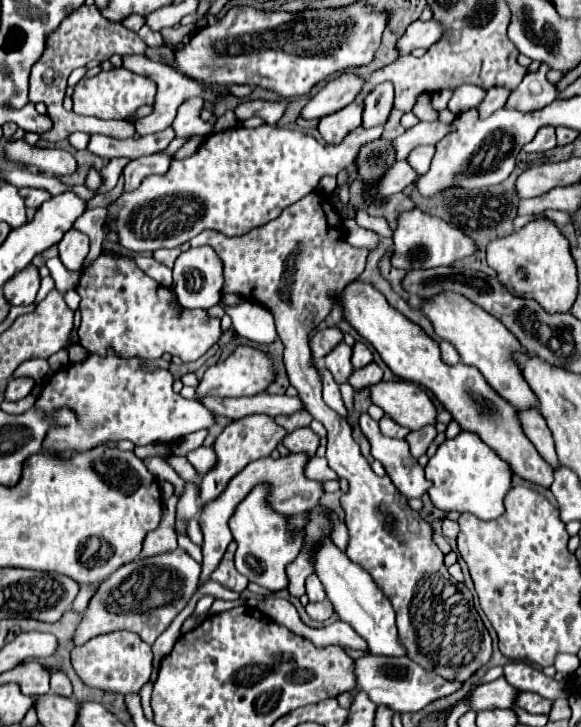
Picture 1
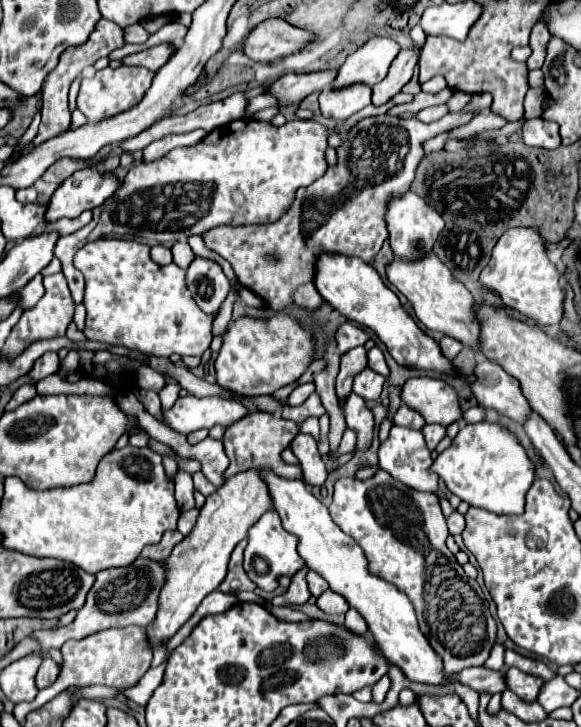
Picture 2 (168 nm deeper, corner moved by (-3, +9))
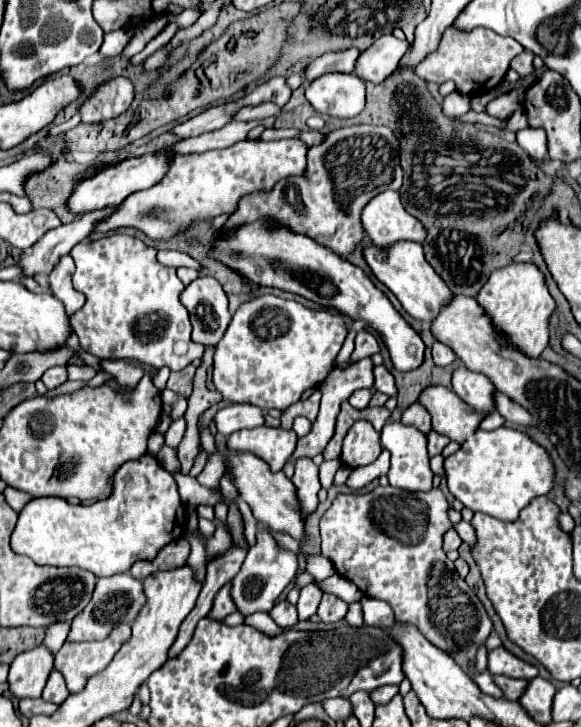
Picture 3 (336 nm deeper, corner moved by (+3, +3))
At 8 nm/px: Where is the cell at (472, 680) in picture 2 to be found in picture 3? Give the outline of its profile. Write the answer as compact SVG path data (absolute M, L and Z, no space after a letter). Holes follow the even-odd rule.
M495 675L493 679L495 679L495 685L501 687L503 697L509 701L517 701L517 695L521 695L521 691L525 689L525 683L527 683L527 681L511 679L511 677L503 677L503 675Z

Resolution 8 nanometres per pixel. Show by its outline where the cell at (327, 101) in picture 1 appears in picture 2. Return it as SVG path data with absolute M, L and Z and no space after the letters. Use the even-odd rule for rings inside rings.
M371 37L339 67L339 75L333 87L339 89L353 83L365 83L373 87L375 83L385 79L391 61L399 55L399 51L399 43L391 37Z

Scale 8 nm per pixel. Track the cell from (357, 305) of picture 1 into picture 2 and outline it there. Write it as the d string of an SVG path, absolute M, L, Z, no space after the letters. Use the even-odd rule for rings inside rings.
M325 253L325 257L319 257L319 261L315 263L313 283L319 295L333 309L337 309L349 321L373 329L399 365L407 365L415 369L437 369L445 373L453 369L449 361L441 355L439 345L415 325L409 313L401 307L399 297L381 281L379 273L363 259L337 255L337 253Z

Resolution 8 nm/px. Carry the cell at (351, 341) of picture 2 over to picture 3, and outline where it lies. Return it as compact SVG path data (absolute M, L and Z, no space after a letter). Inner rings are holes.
M359 331L357 337L355 337L355 349L351 353L351 361L363 359L363 357L371 357L377 351L379 351L379 343L377 343L375 335L371 335L367 331Z

